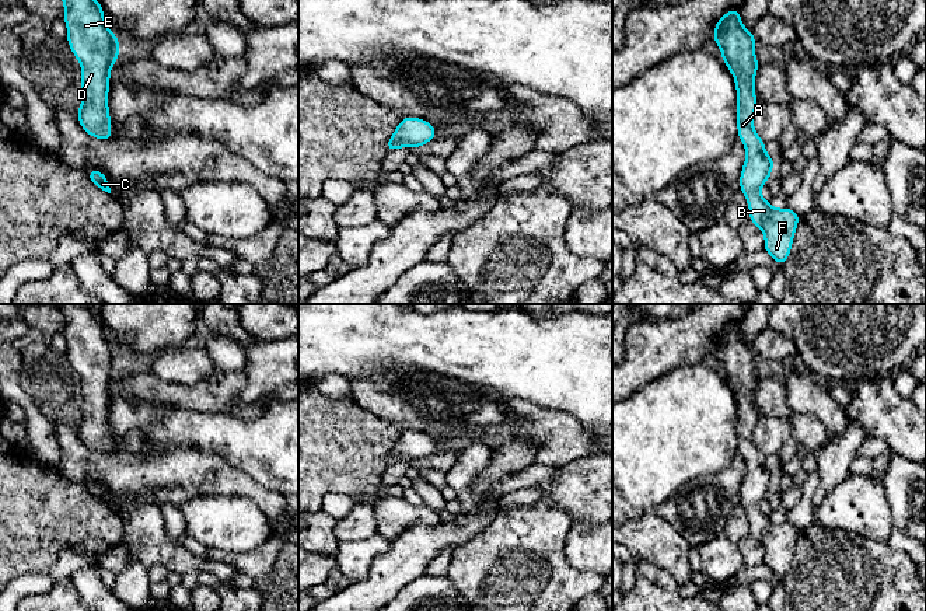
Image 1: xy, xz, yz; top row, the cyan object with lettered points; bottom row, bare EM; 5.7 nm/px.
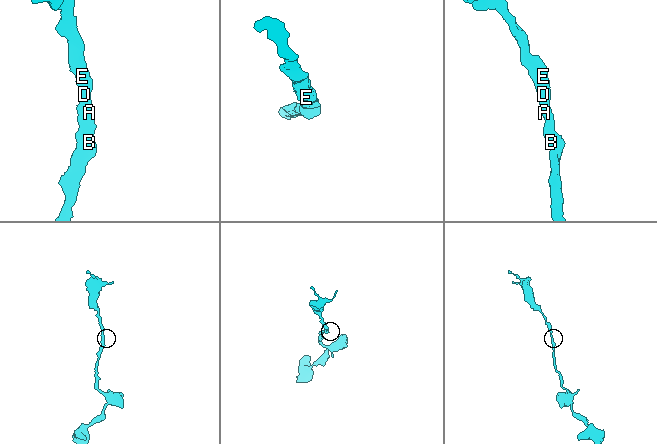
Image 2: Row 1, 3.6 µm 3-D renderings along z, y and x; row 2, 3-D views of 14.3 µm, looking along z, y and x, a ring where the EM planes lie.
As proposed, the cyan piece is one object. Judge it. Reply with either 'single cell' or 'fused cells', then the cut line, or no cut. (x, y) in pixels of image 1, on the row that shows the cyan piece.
single cell; no cut

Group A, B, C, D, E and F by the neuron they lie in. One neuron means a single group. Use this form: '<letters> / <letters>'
A B C D E F

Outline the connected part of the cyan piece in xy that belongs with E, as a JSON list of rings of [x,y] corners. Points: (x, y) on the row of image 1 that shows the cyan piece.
[[[62,0],[67,42],[81,64],[81,105],[77,119],[84,132],[112,140],[108,92],[111,69],[119,57],[119,39],[109,31],[98,0]]]

